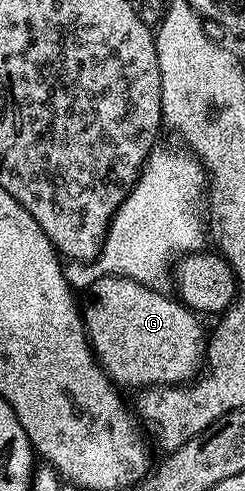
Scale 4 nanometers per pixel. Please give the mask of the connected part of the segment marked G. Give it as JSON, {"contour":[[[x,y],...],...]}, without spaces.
{"contour":[[[100,276],[83,293],[84,331],[88,334],[88,343],[92,346],[92,353],[95,354],[96,361],[104,367],[104,373],[112,379],[113,384],[123,386],[125,389],[127,389],[126,387],[136,388],[135,390],[143,389],[145,386],[179,386],[189,383],[201,371],[206,360],[206,331],[204,332],[203,326],[200,325],[202,323],[201,317],[193,312],[191,308],[187,308],[185,304],[181,304],[179,299],[172,297],[171,300],[170,297],[164,295],[168,294],[155,288],[147,288],[144,284],[125,276]]]}

